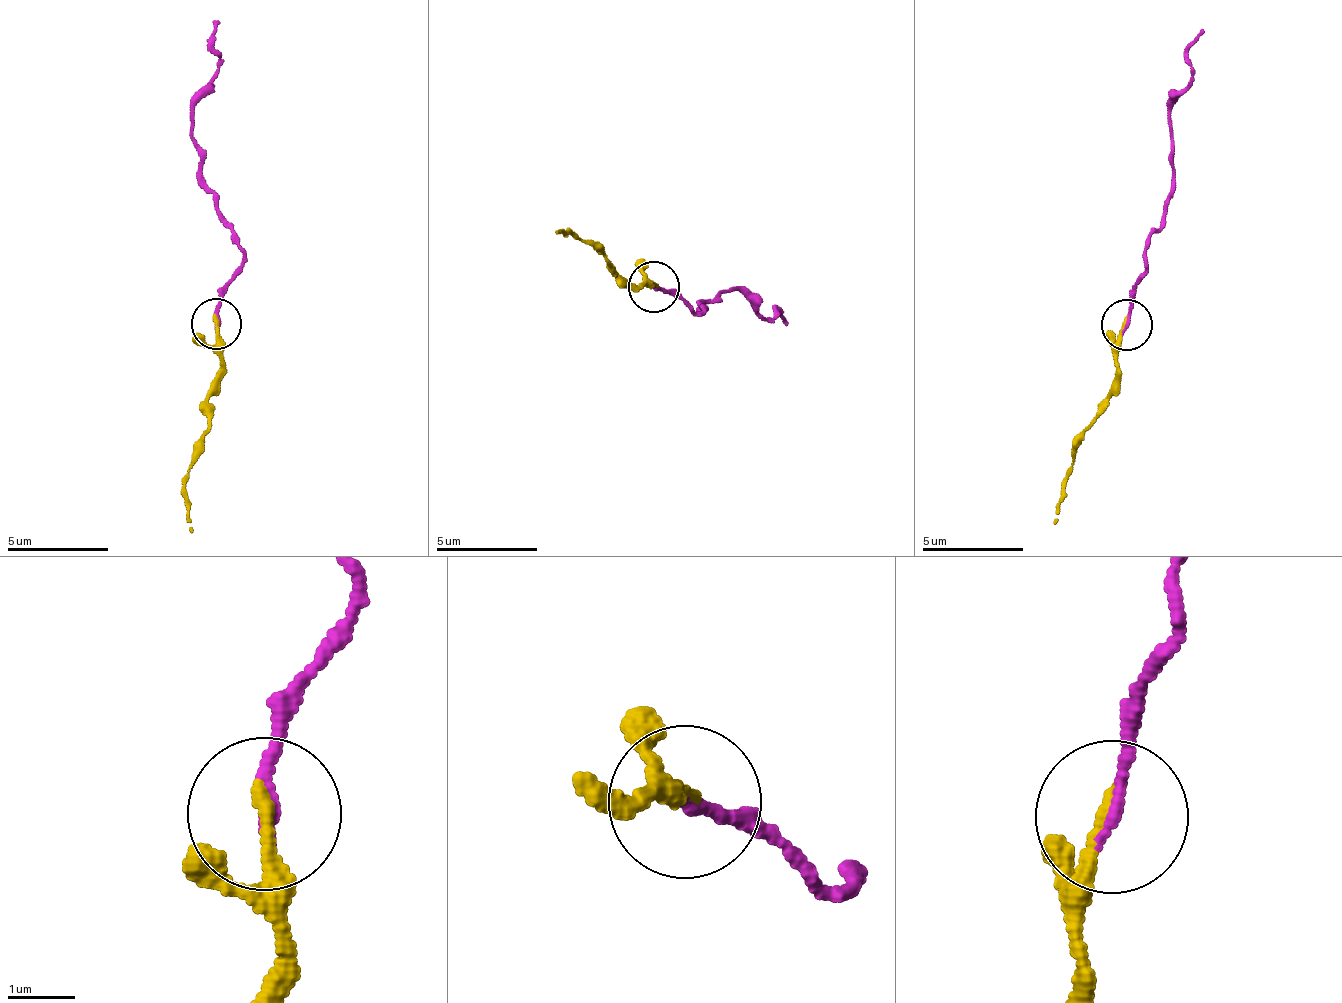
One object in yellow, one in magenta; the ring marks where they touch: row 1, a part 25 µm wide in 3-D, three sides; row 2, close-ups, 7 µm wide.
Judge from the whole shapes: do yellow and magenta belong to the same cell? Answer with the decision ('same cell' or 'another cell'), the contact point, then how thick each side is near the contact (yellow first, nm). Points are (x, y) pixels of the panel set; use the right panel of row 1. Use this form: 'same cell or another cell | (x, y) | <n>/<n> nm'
same cell | (1126, 325) | 200/190 nm

